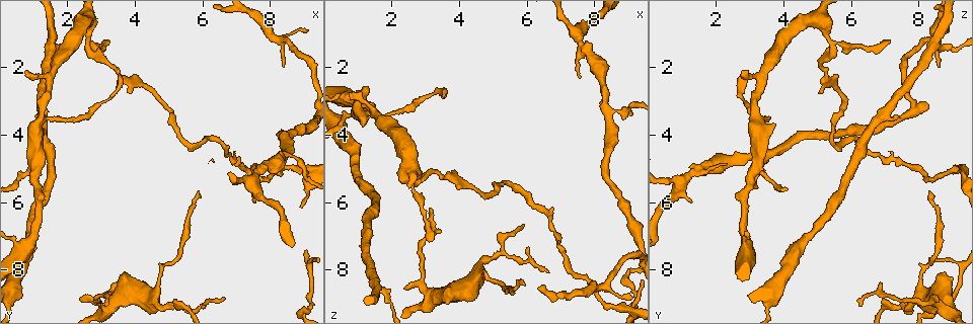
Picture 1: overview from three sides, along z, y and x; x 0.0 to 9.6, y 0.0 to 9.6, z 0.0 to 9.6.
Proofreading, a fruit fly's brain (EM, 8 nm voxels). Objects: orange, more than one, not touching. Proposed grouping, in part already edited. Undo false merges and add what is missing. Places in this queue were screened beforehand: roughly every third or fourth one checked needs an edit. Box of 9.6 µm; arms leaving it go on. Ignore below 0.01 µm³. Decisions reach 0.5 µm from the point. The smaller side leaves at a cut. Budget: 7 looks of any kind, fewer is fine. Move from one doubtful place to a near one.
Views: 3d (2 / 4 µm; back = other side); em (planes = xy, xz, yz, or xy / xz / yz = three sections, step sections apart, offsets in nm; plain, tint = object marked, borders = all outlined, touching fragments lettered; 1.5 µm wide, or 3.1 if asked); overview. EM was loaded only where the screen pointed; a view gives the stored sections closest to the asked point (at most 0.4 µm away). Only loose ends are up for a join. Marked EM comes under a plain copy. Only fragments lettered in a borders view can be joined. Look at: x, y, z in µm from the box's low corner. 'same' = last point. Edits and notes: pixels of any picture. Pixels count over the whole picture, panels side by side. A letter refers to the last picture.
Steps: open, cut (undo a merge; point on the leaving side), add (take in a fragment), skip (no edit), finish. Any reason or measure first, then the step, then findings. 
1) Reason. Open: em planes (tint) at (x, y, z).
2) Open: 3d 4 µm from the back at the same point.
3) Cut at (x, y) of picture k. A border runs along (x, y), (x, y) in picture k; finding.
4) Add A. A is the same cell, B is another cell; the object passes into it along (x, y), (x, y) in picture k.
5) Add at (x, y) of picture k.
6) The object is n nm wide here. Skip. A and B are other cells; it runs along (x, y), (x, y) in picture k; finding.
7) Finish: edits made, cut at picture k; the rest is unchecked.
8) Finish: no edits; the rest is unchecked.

Side arm on a straight run. Open: 3d 2 µm from the back at (5.20, 9.00, 7.50).

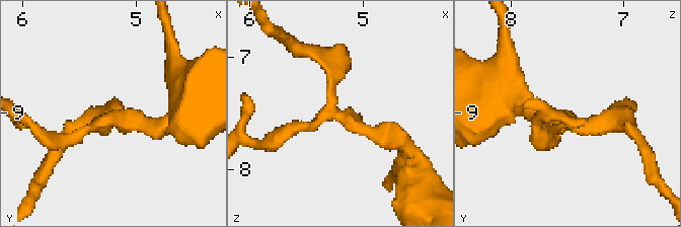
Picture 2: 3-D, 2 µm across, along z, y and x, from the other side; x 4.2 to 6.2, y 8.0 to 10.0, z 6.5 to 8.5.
Open: em planes (tint) at (5.20, 9.04, 7.50).

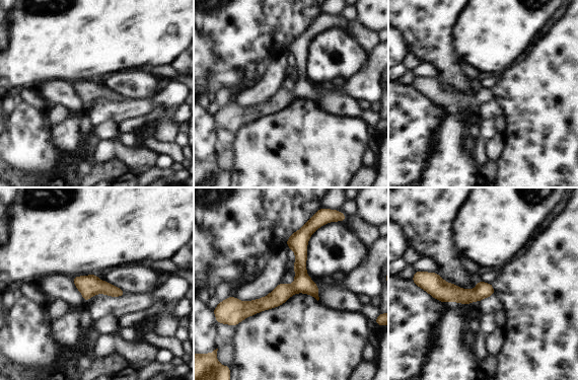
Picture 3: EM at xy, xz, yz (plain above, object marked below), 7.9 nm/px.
What lies round it. Open: em planes (borders) at the same point.

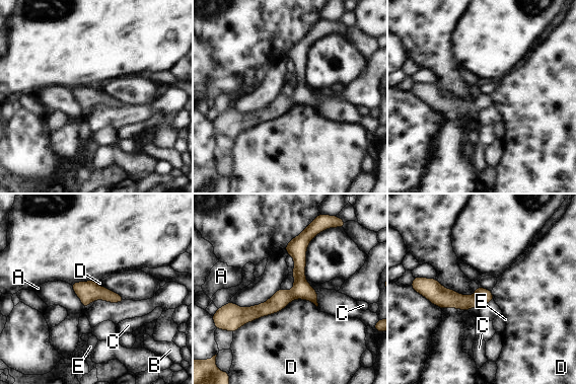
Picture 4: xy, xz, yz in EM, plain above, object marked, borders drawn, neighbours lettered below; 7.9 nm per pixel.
Skip. A, B, C, D and E are other cells; a border runs along (316, 306), (292, 299), (233, 332) in picture 4; continuous, no second neuron.

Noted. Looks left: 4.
Tapers out. Open: 3d 2 µm at (5.90, 5.70, 8.25).

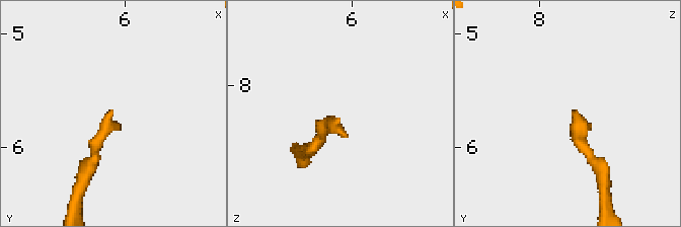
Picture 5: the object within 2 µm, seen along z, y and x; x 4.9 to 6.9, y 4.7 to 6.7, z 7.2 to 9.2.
Open: em planes (borders) at (5.88, 5.70, 8.26).

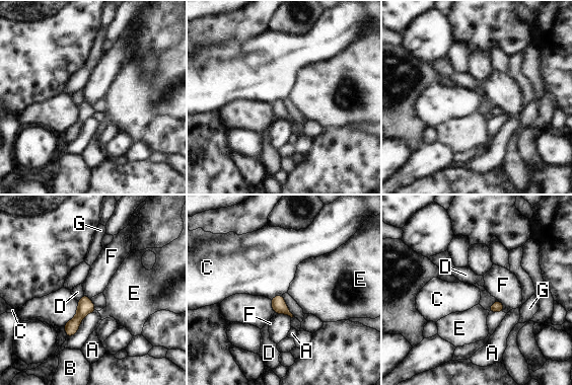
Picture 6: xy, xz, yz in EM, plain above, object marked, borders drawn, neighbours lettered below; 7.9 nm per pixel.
The longest contact is with F, 150 nm. Skip. A, B, C, D, E, F and G are other cells; a border runs along (281, 295), (276, 295), (271, 300) in picture 6; none of them fits.

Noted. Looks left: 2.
Free end. Open: 3d 4 µm at (3.10, 1.25, 7.20).

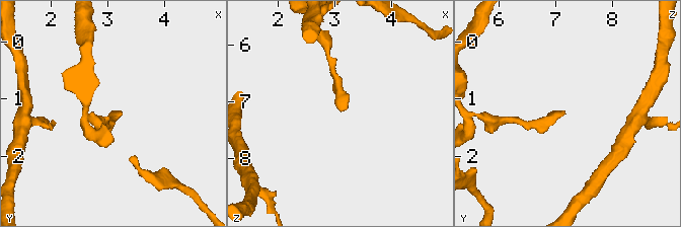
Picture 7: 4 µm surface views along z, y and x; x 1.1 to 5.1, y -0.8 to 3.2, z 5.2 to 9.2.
Shape alone is not enough. Open: em planes (borders) at (3.10, 1.25, 7.15).

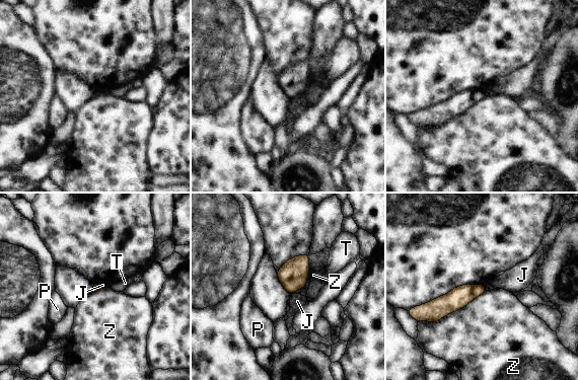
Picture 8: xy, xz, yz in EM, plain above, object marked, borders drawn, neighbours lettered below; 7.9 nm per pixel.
Skip. J, P, T and Z are other cells; a border runs along (486, 291), (435, 322), (420, 321) in picture 8; none of them fits.

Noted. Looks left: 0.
Finish: no edits; the rest is unchecked.

